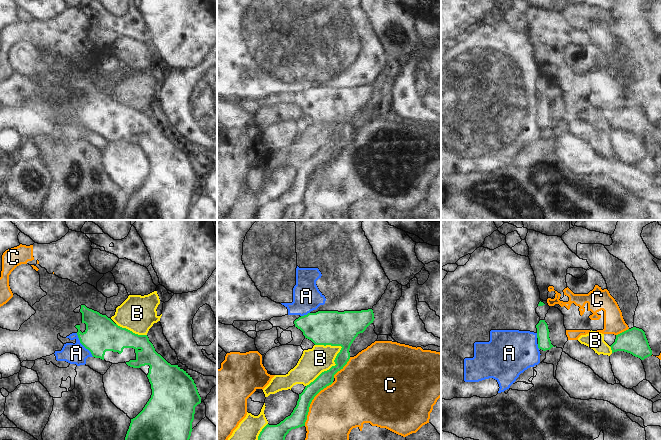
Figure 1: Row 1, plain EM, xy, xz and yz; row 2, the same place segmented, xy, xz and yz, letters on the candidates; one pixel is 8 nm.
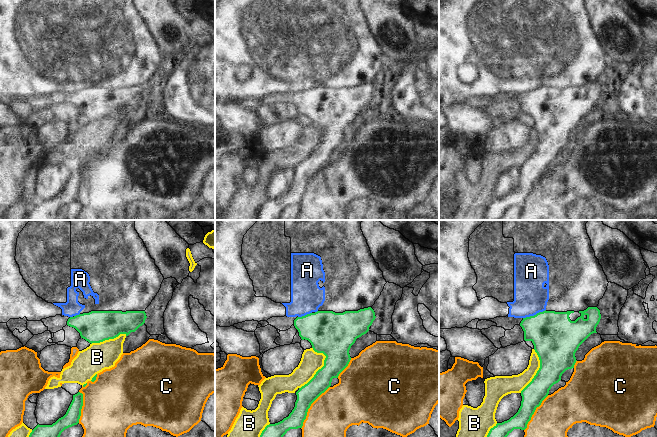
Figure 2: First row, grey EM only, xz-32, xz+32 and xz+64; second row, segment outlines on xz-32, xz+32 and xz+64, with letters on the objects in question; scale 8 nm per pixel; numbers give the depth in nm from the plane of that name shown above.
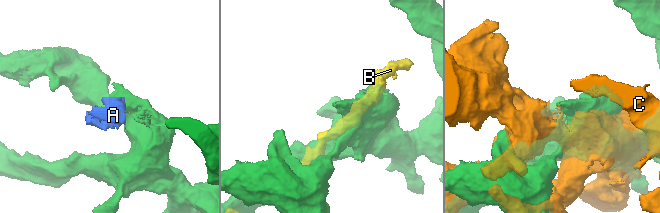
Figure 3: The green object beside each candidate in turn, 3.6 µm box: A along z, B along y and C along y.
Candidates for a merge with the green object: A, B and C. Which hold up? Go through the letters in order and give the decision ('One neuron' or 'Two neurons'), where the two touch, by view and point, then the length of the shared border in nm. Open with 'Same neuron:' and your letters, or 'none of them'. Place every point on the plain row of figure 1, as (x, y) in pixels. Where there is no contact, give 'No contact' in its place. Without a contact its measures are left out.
Same neuron: none of them
A: Two neurons. Touches green at xy (83, 121). Shared border 240 nm
B: Two neurons. Touches green at xz (331, 143). Shared border 440 nm
C: Two neurons. Touches green at xz (311, 177). Shared border 420 nm.

